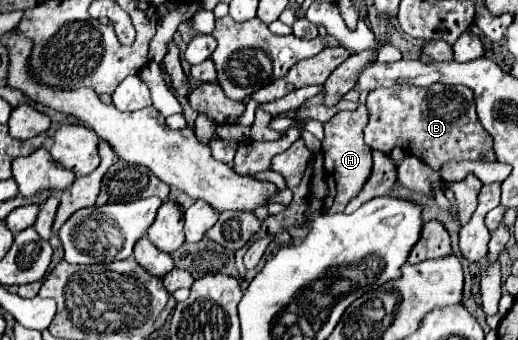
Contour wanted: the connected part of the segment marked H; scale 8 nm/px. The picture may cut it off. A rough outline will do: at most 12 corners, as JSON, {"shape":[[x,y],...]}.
{"shape":[[365,103],[325,123],[329,197],[341,213],[371,173]]}

